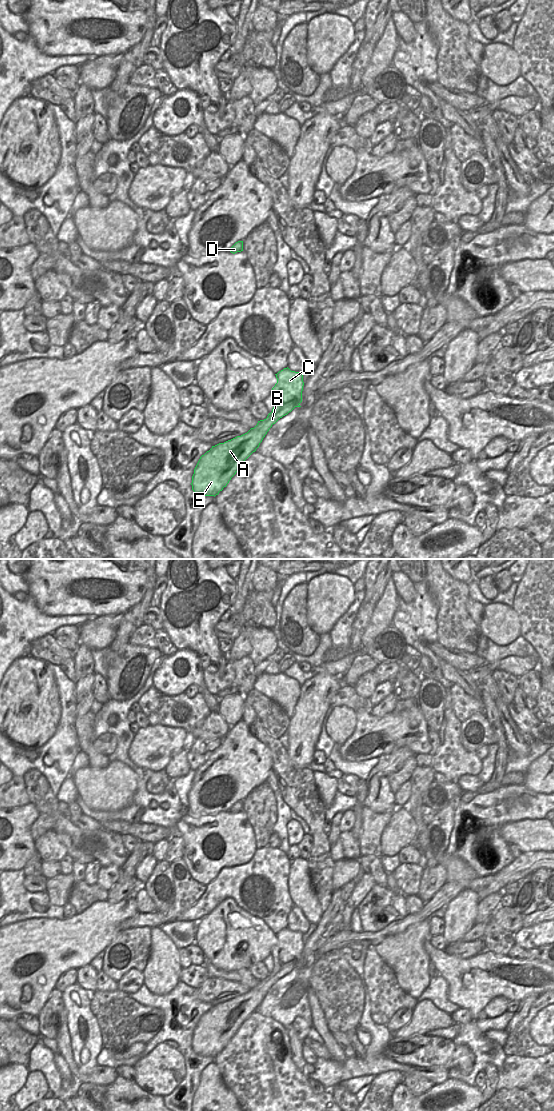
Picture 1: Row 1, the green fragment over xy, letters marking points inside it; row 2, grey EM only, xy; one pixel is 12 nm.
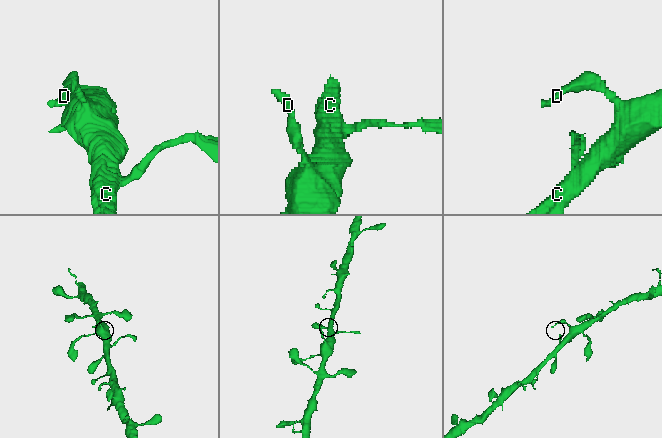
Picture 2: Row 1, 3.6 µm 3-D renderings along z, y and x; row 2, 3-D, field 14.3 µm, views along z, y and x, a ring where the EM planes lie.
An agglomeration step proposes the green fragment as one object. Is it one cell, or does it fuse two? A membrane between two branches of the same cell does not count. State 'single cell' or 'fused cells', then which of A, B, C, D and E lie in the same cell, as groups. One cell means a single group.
single cell | A B C D E

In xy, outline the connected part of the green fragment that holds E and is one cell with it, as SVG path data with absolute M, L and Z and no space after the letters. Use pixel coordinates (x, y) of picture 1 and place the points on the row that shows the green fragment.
M287 367L275 375L277 383L271 390L274 400L272 412L247 433L212 446L200 457L191 483L196 494L214 497L218 495L242 463L256 451L272 425L295 407L301 407L299 404L302 402L303 374Z

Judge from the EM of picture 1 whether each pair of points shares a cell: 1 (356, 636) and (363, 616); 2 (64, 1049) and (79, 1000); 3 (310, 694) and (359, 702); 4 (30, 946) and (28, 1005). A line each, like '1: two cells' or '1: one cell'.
1: one cell
2: two cells
3: two cells
4: one cell

